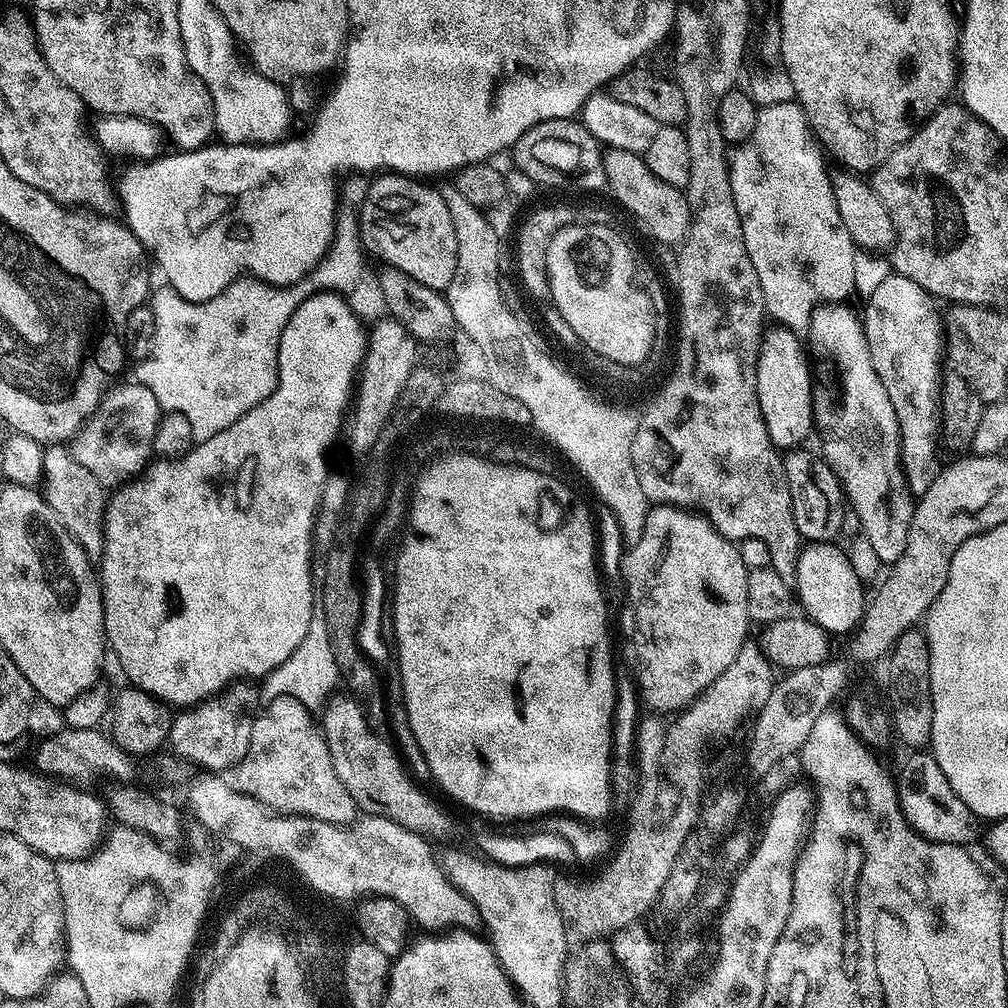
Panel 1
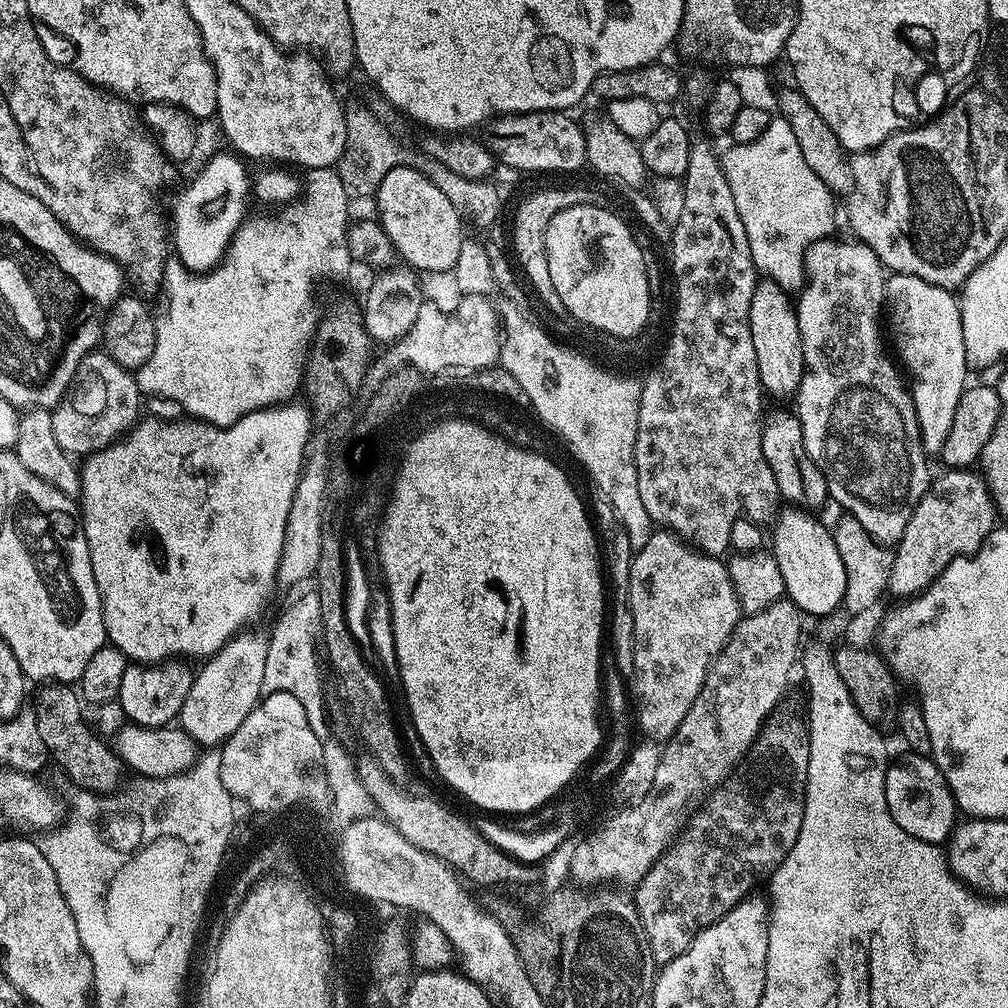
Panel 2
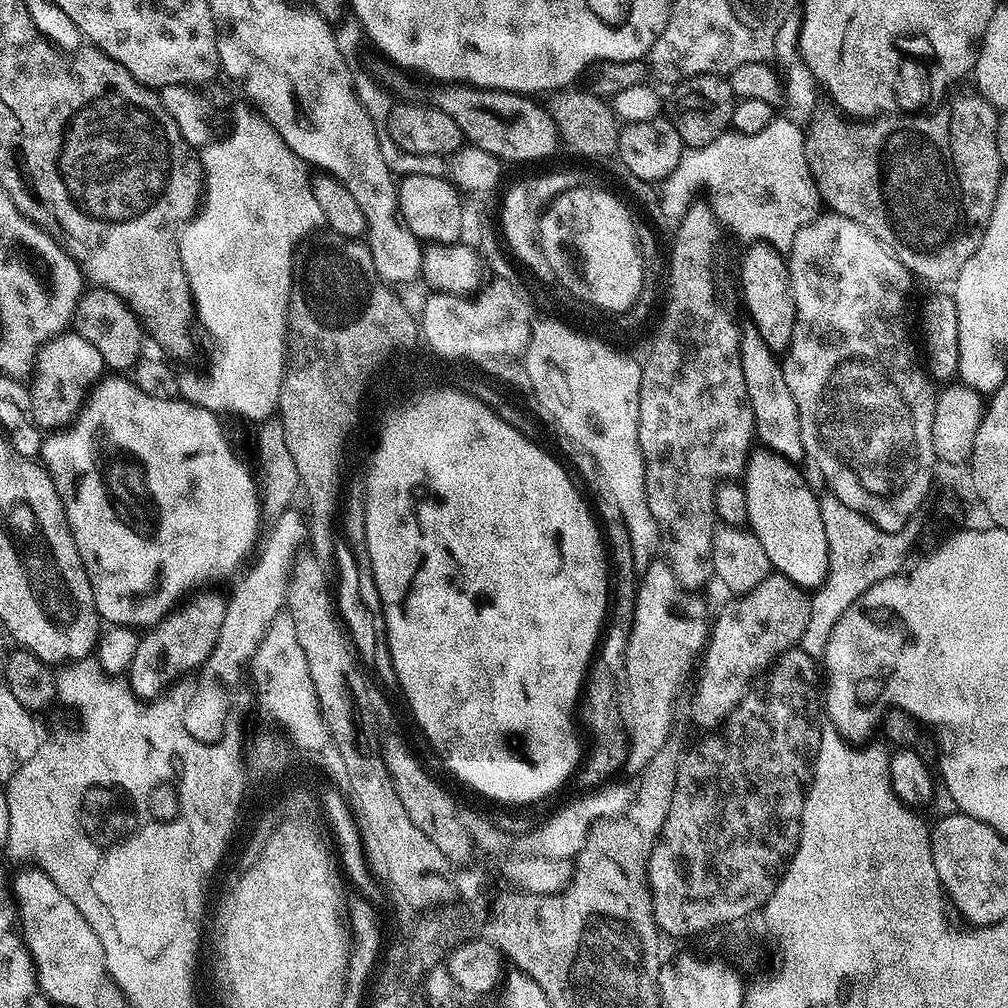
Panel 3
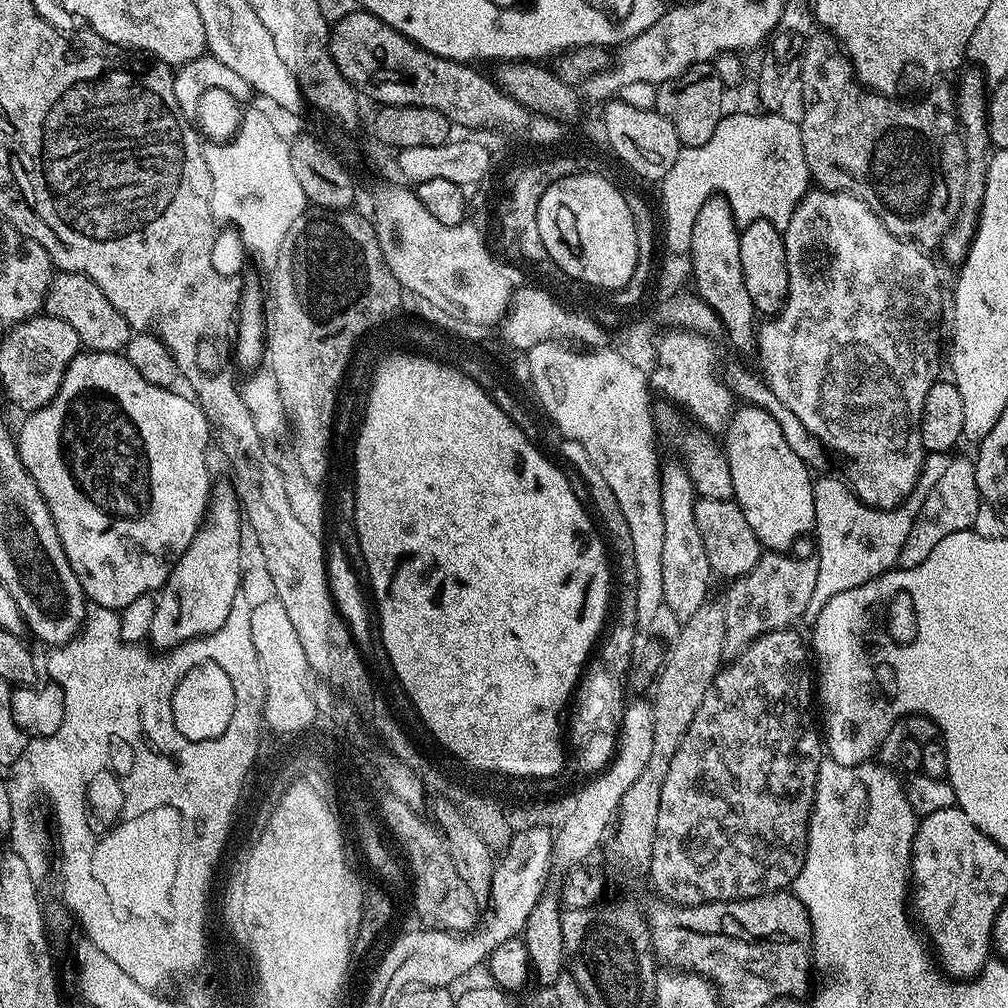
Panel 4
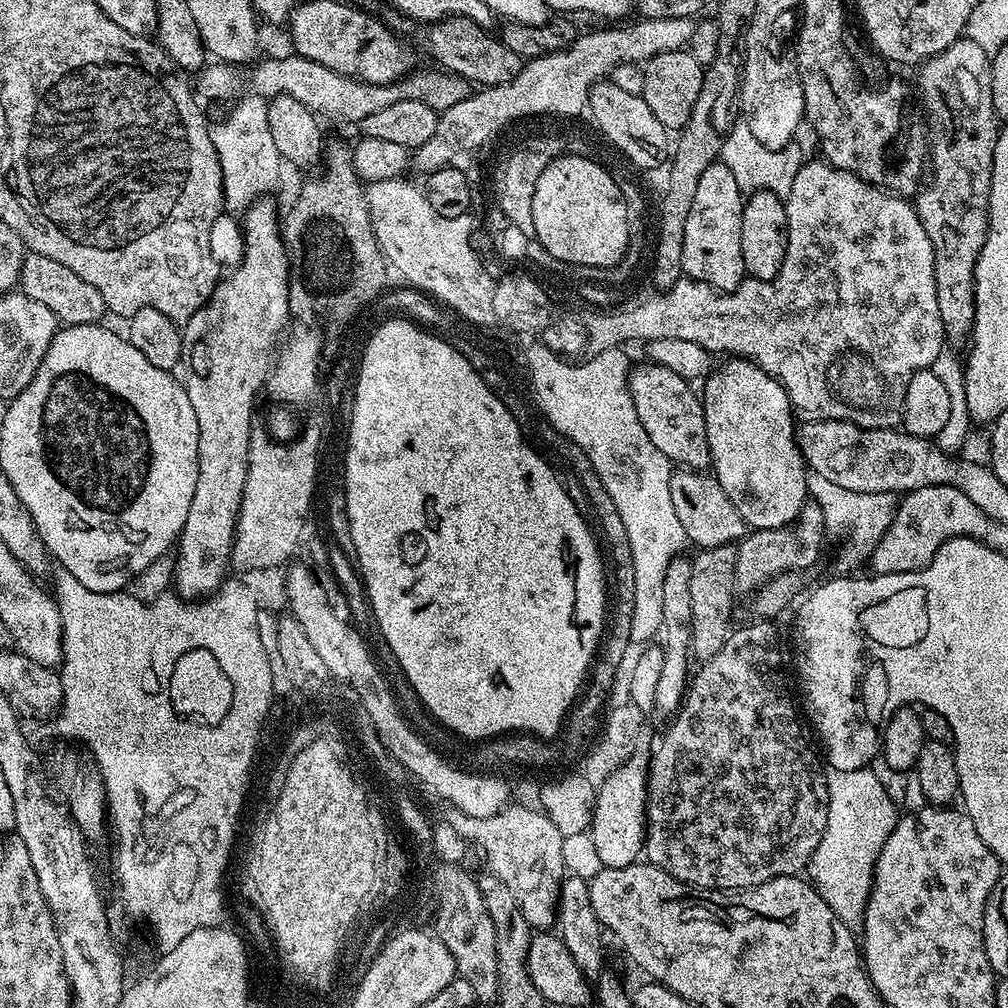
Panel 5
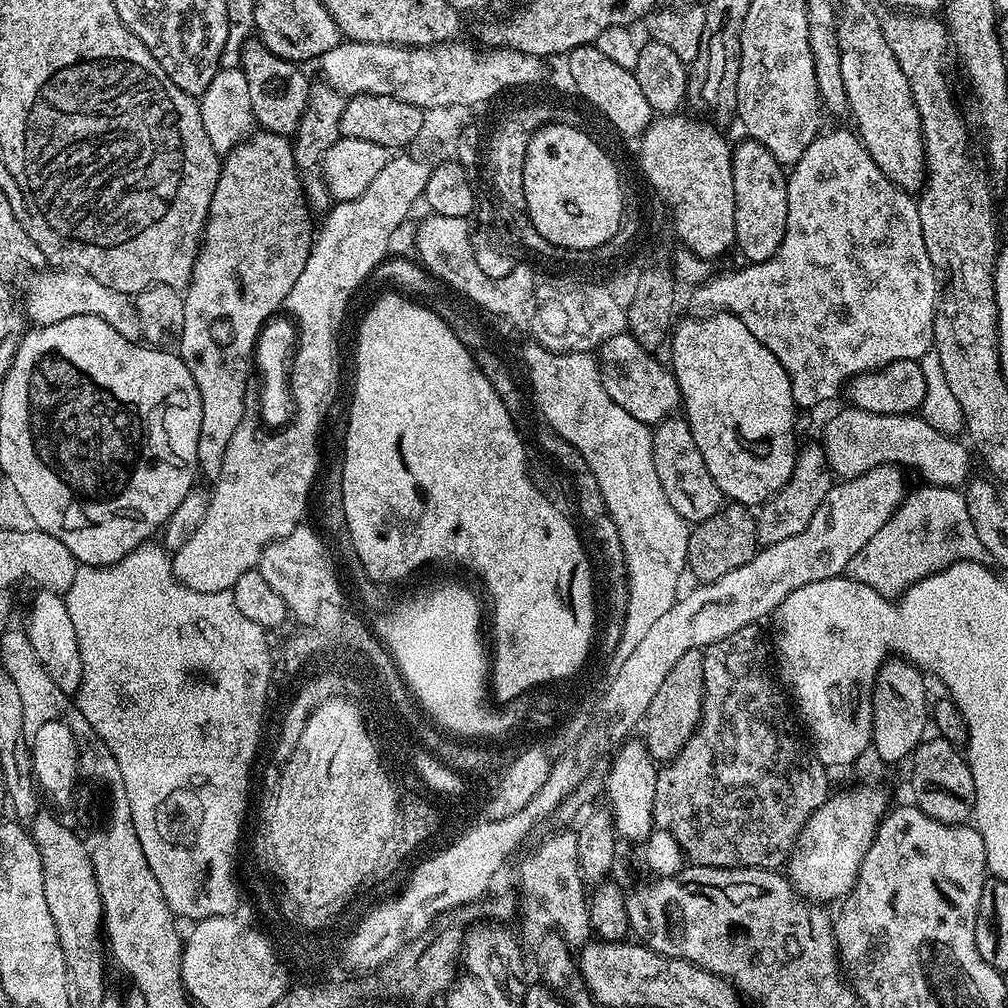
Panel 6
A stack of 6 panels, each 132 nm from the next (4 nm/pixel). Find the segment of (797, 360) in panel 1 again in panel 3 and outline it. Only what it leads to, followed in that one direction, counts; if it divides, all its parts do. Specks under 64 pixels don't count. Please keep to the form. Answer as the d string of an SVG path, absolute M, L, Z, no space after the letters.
M748 244L740 260L740 292L744 295L747 319L762 336L762 342L775 354L787 353L792 344L796 307L792 293L792 279L785 253L769 244Z

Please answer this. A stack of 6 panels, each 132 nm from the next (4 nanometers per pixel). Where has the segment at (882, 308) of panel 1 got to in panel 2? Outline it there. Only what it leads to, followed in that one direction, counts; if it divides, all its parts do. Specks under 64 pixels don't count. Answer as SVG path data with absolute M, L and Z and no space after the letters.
M898 272L885 279L883 307L886 309L887 335L888 332L892 335L892 344L897 352L895 355L898 360L900 355L899 363L910 381L920 441L925 453L940 454L951 432L959 399L969 383L970 365L962 338L957 297L942 286L934 286L917 276Z

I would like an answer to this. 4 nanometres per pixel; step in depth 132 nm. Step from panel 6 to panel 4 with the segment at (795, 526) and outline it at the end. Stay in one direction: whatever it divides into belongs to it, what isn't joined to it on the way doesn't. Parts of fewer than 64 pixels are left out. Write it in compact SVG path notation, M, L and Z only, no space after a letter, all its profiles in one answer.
M771 550L765 551L763 555L760 557L760 561L754 566L754 570L750 570L745 576L737 576L735 579L731 581L732 584L728 588L728 593L722 597L722 603L724 606L724 613L726 614L726 645L729 649L739 650L741 648L745 648L750 642L754 642L761 636L762 634L766 634L767 632L773 632L774 630L778 630L779 628L791 628L797 622L796 619L801 619L804 616L804 611L806 610L806 605L810 603L810 593L814 590L814 585L818 583L818 562L815 558L809 558L809 560L799 560L796 556L788 556L787 551L783 552L774 552Z

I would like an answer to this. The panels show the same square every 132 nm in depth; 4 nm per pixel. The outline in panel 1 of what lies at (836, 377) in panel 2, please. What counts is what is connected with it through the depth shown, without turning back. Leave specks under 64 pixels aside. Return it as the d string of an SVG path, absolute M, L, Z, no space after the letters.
M843 303L829 304L816 309L812 315L810 333L832 355L832 360L840 370L844 397L837 408L829 412L817 411L814 416L814 424L817 429L824 431L823 459L836 472L840 480L841 489L847 503L856 511L860 519L860 528L868 539L868 548L881 560L885 566L891 566L906 554L906 542L910 538L910 522L914 497L908 489L908 483L904 477L904 467L900 464L900 427L898 426L898 414L894 414L894 405L890 403L890 394L886 394L886 386L882 386L882 378L874 370L874 362L870 362L870 346L866 342L864 325L861 317L856 316L850 309L844 308Z

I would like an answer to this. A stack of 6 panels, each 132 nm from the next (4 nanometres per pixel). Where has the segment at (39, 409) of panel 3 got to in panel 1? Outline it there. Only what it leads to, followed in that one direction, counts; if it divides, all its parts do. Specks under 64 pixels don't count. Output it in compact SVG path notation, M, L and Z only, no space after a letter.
M139 382L124 383L117 383L105 392L98 411L70 441L72 457L82 462L106 490L115 490L135 480L148 467L154 456L155 431L162 417L158 398L154 398L146 386Z

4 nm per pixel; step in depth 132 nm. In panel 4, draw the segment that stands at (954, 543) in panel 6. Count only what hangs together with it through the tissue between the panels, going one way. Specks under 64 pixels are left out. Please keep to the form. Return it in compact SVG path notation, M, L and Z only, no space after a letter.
M956 456L946 466L942 478L934 482L934 490L926 494L926 502L922 502L922 510L916 516L914 526L910 526L910 535L906 537L906 546L902 546L898 561L901 568L913 568L926 558L930 558L930 550L942 542L942 538L950 538L955 532L967 532L973 527L976 515L982 509L980 491L976 481L976 466L971 459L964 456Z

